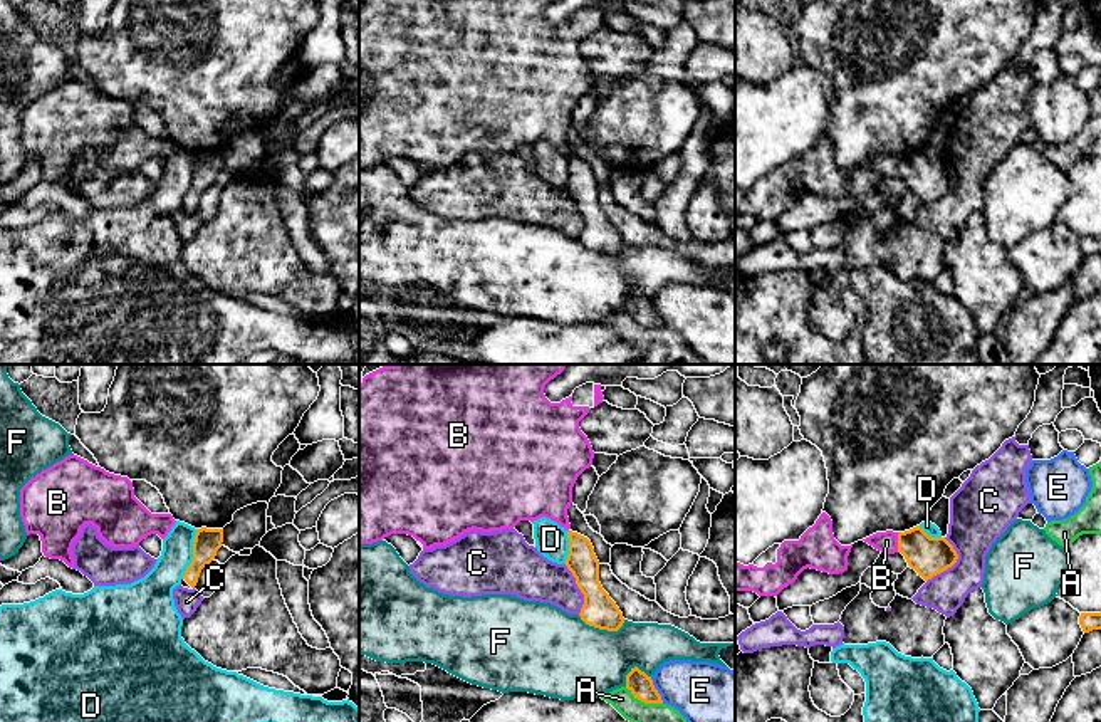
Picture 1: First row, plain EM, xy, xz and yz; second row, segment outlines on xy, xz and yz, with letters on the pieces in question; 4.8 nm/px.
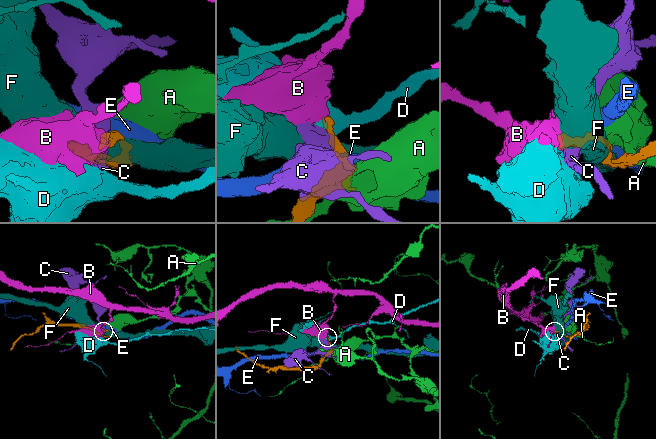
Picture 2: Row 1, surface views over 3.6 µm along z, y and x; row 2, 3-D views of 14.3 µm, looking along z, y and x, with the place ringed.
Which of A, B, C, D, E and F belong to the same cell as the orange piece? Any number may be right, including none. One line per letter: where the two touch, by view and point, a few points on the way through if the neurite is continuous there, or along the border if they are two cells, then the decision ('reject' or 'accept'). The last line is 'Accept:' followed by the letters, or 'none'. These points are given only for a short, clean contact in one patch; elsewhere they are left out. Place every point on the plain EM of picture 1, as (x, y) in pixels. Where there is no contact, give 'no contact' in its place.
A: meets orange in xz at (643, 324); reject
B: meets orange in yz at (898, 167); border along yz (900, 156), (897, 175); reject
C: meets orange in yz at (952, 188); border along yz (945, 162), (957, 183), (927, 205); reject
D: meets orange in xy at (193, 178); border along xy (198, 153), (193, 163), (193, 183), (182, 202); reject
E: meets orange in xz at (657, 314); border along xz (650, 301), (663, 326); reject
F: meets orange in xz at (601, 252); reject
Accept: none

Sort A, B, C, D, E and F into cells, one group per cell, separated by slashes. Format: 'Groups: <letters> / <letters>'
Groups: A / B / C / D / E / F

